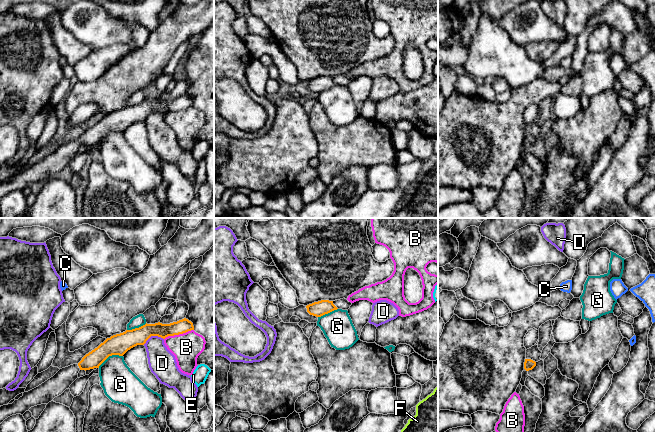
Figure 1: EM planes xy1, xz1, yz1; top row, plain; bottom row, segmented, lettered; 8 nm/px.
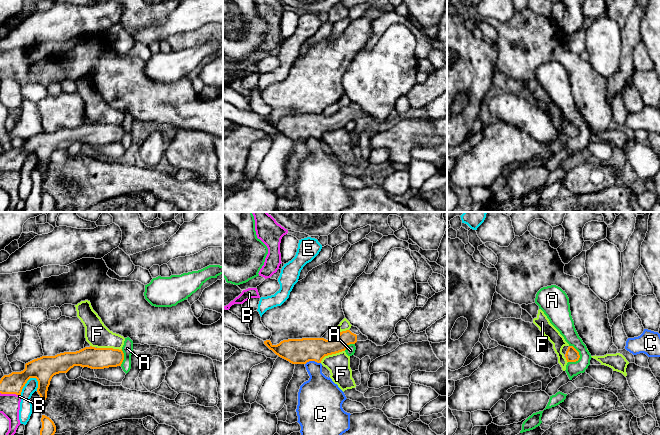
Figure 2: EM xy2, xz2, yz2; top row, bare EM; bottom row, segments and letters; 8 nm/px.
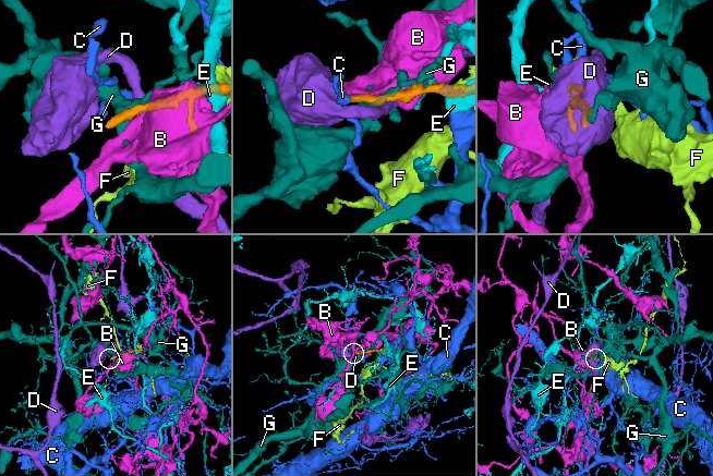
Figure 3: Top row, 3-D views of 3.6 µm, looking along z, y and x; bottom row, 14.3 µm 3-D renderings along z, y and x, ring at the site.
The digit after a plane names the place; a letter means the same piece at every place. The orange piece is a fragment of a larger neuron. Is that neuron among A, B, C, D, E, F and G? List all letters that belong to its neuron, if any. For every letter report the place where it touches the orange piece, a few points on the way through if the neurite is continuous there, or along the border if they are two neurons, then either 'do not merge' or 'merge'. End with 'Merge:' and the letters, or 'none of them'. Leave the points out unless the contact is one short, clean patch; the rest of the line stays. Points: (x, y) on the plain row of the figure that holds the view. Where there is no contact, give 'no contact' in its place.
A: yz2 (578, 129) | along yz2 (569, 121), (578, 128), (579, 134), (575, 138) | do not merge
B: xy1 (178, 110) | do not merge
C: xz2 (312, 136) | along xz2 (320, 138), (308, 137), (305, 140) | do not merge
D: xy1 (153, 111) | along xy1 (163, 114), (151, 112), (143, 120) | do not merge
E: xy2 (25, 159) | along xy2 (35, 153), (31, 153), (27, 157), (20, 170) | do not merge
F: xz2 (331, 130) | along xz2 (344, 126), (328, 130), (320, 138) | do not merge
G: xy1 (110, 131) | do not merge
Merge: none of them

